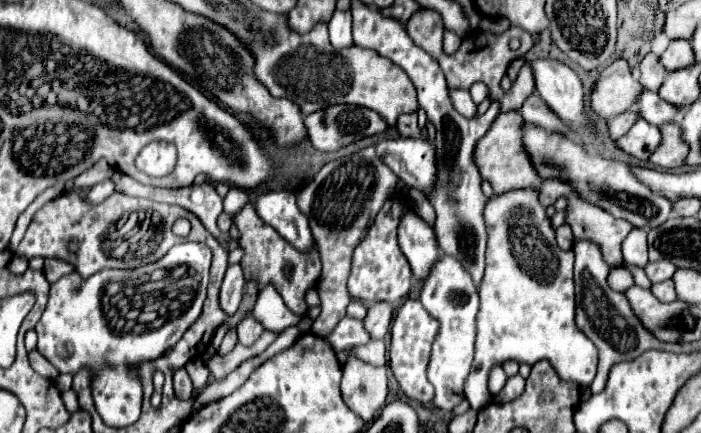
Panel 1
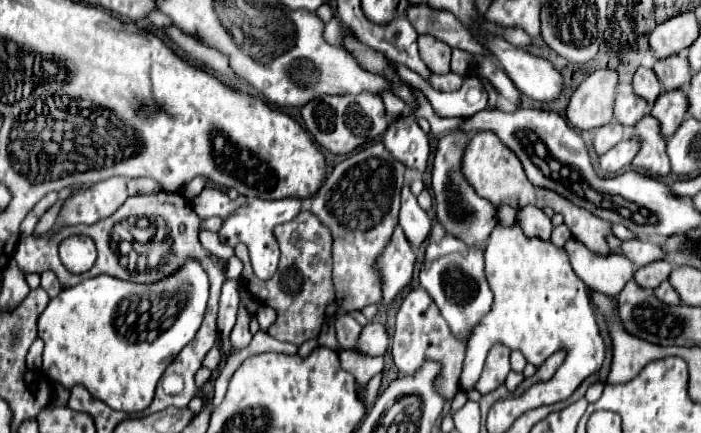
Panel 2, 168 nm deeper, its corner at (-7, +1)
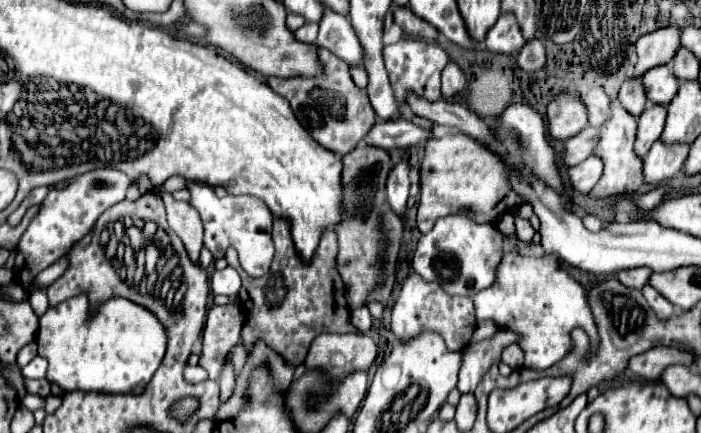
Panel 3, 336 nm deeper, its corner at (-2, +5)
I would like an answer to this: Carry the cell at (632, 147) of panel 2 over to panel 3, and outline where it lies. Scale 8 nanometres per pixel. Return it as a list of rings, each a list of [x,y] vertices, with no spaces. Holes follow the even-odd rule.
[[[590,155],[586,161],[582,161],[576,167],[568,169],[568,183],[578,193],[588,193],[602,175],[602,161],[594,155]]]

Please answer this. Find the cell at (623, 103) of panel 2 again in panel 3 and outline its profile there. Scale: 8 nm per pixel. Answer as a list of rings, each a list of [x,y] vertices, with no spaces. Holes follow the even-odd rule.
[[[596,87],[596,89],[590,89],[590,91],[582,93],[580,99],[582,99],[582,103],[586,105],[586,111],[588,111],[588,123],[592,127],[600,127],[610,115],[608,95],[600,87]]]

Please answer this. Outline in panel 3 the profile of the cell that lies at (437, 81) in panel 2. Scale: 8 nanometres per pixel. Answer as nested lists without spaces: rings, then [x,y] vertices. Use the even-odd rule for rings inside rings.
[[[402,37],[398,43],[384,45],[382,55],[384,55],[386,71],[390,75],[390,85],[392,85],[394,97],[396,97],[396,101],[402,109],[408,107],[408,103],[406,103],[408,93],[414,93],[422,99],[428,99],[430,103],[440,99],[440,73],[450,61],[448,53],[440,45],[426,43],[426,41],[420,41],[420,39]]]

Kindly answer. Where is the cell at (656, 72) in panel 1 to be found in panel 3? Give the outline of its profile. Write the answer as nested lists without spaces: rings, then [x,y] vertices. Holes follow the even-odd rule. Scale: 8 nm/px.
[[[626,79],[624,85],[620,87],[618,101],[626,111],[630,111],[630,115],[640,117],[646,107],[646,93],[642,89],[640,79]]]

